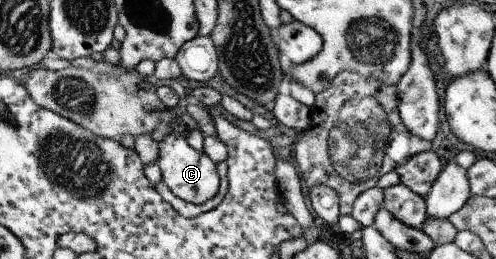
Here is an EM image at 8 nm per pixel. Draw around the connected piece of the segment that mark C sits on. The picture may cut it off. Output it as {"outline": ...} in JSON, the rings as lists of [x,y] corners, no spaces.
{"outline":[[[176,127],[158,142],[158,157],[156,160],[162,172],[162,181],[167,184],[171,192],[181,200],[196,205],[207,202],[217,194],[220,185],[220,176],[217,164],[203,151],[189,146],[182,128]]]}

